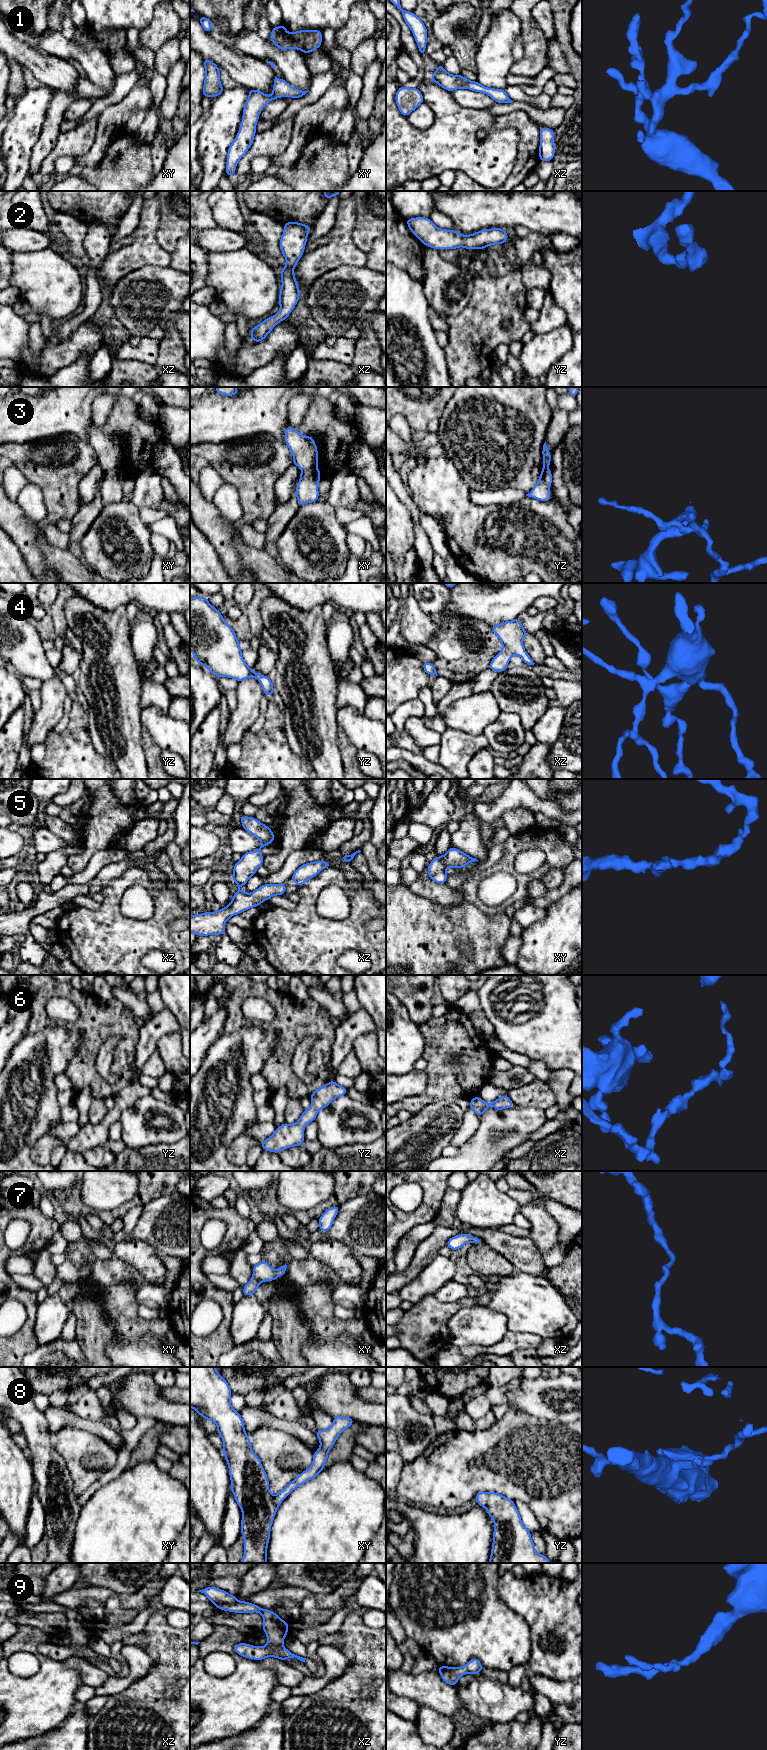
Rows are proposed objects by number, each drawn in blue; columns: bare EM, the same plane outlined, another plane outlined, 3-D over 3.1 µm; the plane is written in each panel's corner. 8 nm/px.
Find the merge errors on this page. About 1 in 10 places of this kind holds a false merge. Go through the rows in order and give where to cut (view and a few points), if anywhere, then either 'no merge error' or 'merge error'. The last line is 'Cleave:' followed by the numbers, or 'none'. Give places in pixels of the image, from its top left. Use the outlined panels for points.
1: no cut | no merge error
2: no cut | no merge error
3: no cut | no merge error
4: no cut | no merge error
5: no cut | no merge error
6: no cut | no merge error
7: no cut | no merge error
8: no cut | no merge error
9: no cut | no merge error
Cleave: none

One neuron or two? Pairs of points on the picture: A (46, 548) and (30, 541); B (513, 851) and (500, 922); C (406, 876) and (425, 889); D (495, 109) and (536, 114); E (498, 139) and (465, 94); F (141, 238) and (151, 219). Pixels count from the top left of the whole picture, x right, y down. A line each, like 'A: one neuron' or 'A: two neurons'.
A: two neurons
B: two neurons
C: two neurons
D: one neuron
E: two neurons
F: one neuron

